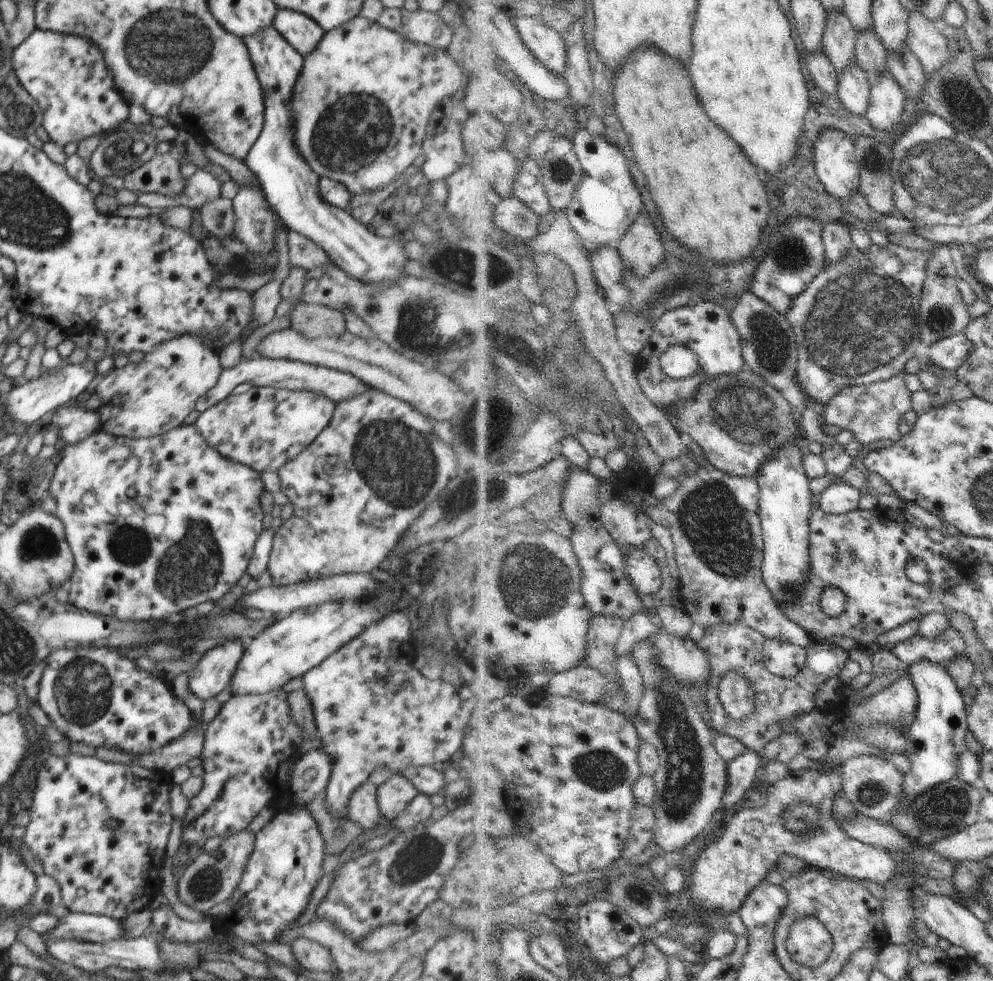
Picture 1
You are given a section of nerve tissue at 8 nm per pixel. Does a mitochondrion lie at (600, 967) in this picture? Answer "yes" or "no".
no

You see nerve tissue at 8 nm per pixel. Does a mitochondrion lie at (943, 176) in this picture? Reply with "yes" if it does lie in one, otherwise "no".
yes

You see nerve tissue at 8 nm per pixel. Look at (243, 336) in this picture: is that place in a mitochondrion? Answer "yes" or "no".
no

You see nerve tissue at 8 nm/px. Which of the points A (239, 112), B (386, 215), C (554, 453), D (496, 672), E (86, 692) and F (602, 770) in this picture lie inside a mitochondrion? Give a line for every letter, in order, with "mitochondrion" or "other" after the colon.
A: other
B: other
C: other
D: other
E: mitochondrion
F: mitochondrion

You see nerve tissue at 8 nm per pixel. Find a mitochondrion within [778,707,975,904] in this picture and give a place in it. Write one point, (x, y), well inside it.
(944, 812)

